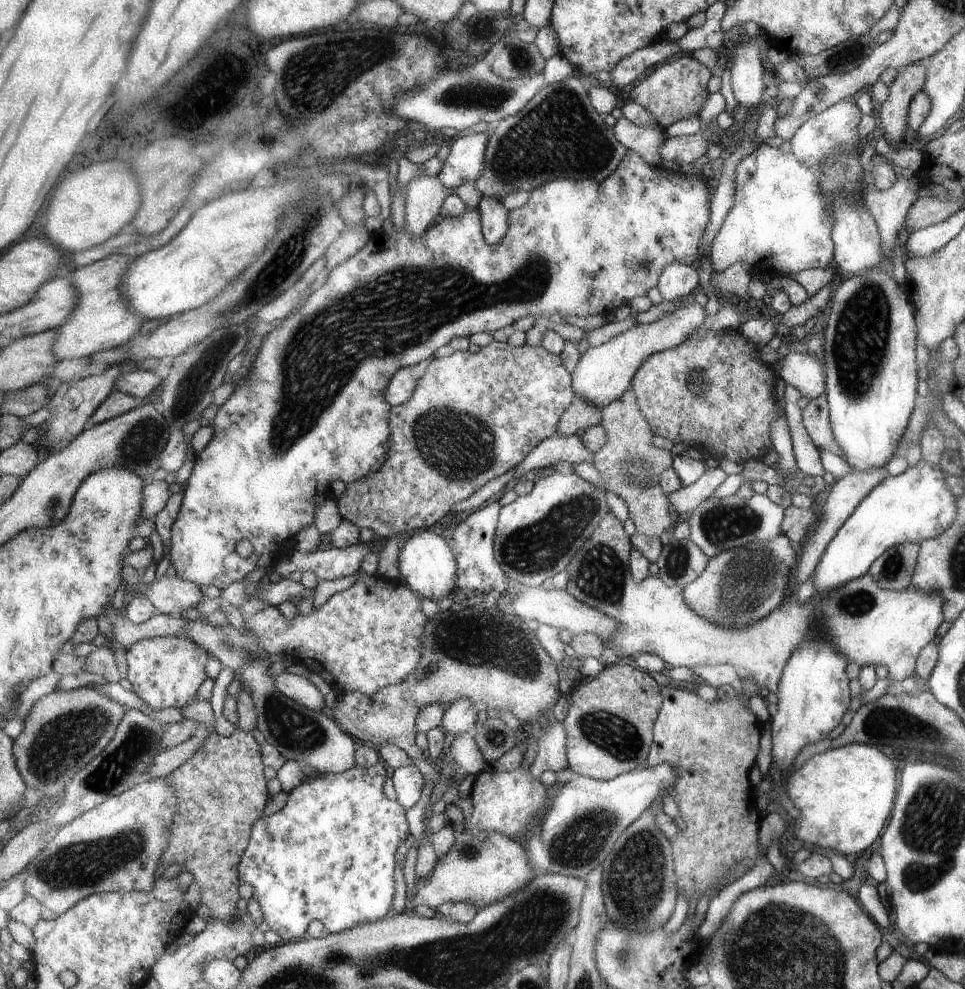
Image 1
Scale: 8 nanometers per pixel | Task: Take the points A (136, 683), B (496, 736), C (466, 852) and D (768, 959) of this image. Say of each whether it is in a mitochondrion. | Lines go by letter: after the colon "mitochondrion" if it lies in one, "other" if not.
A: other
B: mitochondrion
C: mitochondrion
D: mitochondrion

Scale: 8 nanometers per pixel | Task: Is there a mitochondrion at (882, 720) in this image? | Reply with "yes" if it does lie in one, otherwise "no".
yes

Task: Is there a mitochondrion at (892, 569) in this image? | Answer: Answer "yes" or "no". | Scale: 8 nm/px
yes

